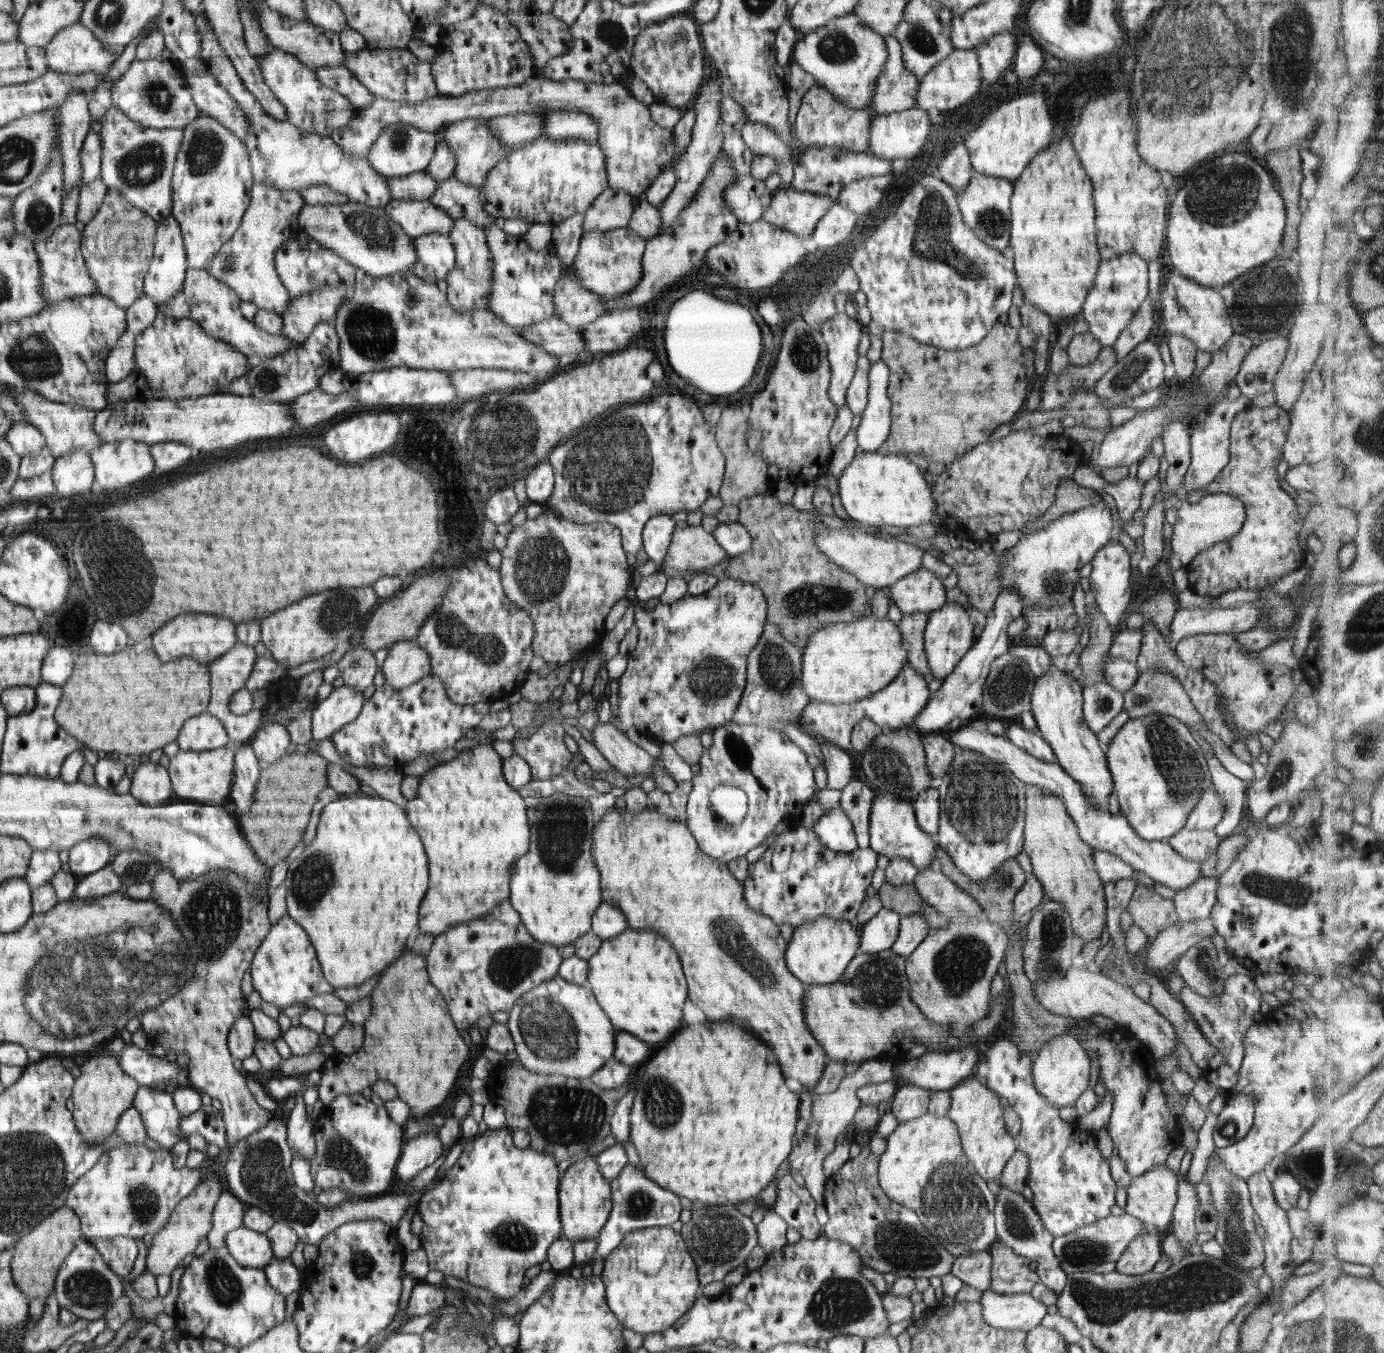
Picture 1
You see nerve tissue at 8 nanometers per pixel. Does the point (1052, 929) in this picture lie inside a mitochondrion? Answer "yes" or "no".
yes

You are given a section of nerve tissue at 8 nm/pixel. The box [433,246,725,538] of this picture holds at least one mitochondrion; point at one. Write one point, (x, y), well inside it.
(609, 469)

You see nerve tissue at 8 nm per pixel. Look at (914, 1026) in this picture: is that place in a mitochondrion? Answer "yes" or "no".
no

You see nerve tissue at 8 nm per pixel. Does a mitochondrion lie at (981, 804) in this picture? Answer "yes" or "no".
yes

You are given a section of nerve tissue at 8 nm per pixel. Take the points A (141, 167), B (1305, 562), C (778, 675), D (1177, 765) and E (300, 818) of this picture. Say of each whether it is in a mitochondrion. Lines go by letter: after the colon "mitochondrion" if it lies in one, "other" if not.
A: mitochondrion
B: other
C: mitochondrion
D: mitochondrion
E: other

